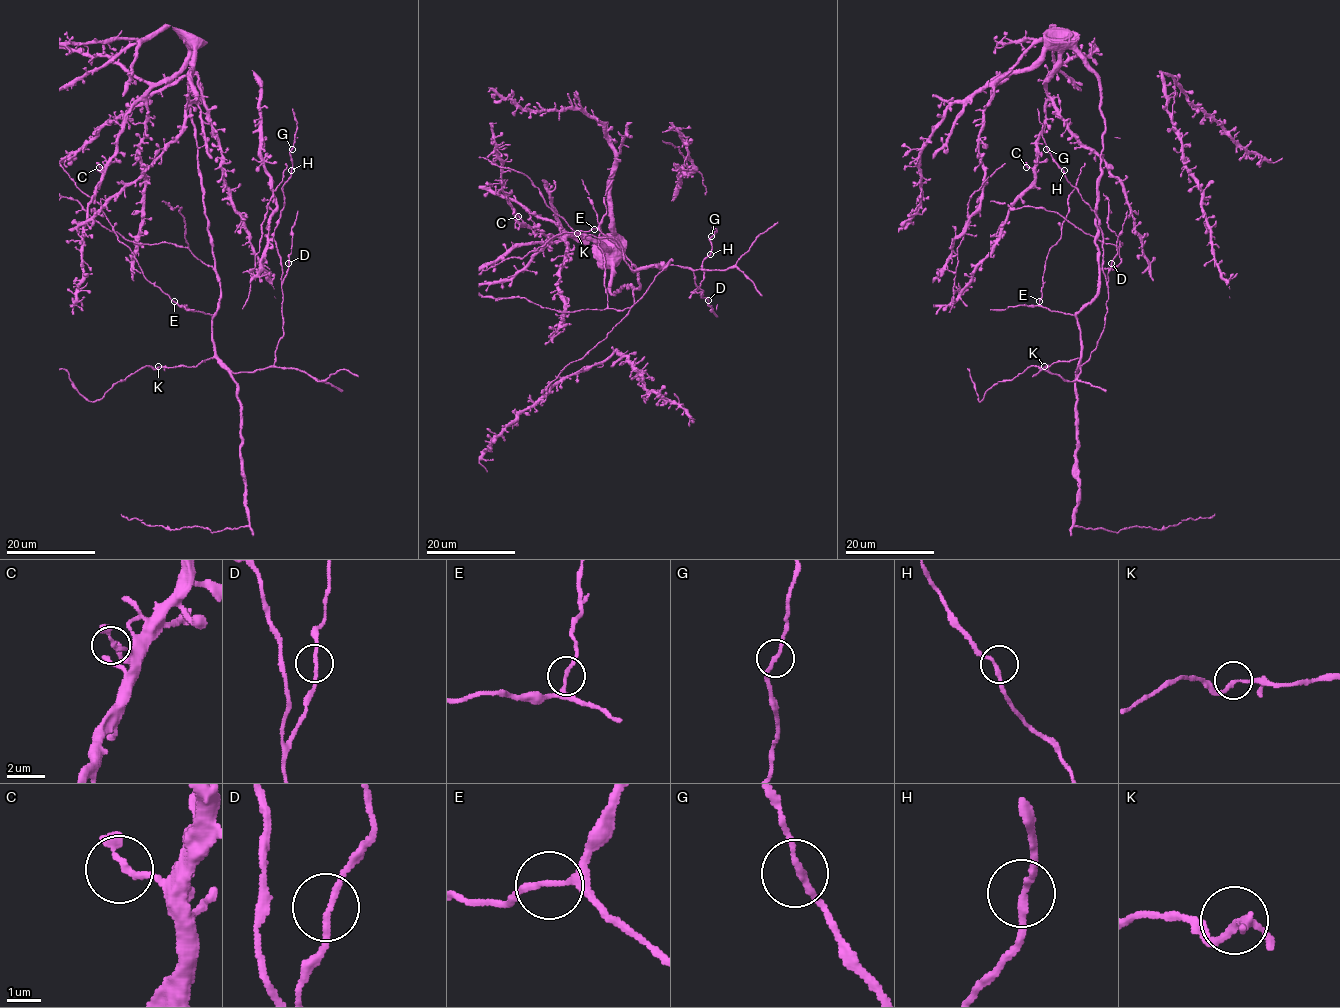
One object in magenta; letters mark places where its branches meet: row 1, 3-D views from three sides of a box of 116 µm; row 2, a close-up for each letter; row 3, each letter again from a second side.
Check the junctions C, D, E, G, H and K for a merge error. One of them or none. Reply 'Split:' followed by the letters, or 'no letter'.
Split: no letter

